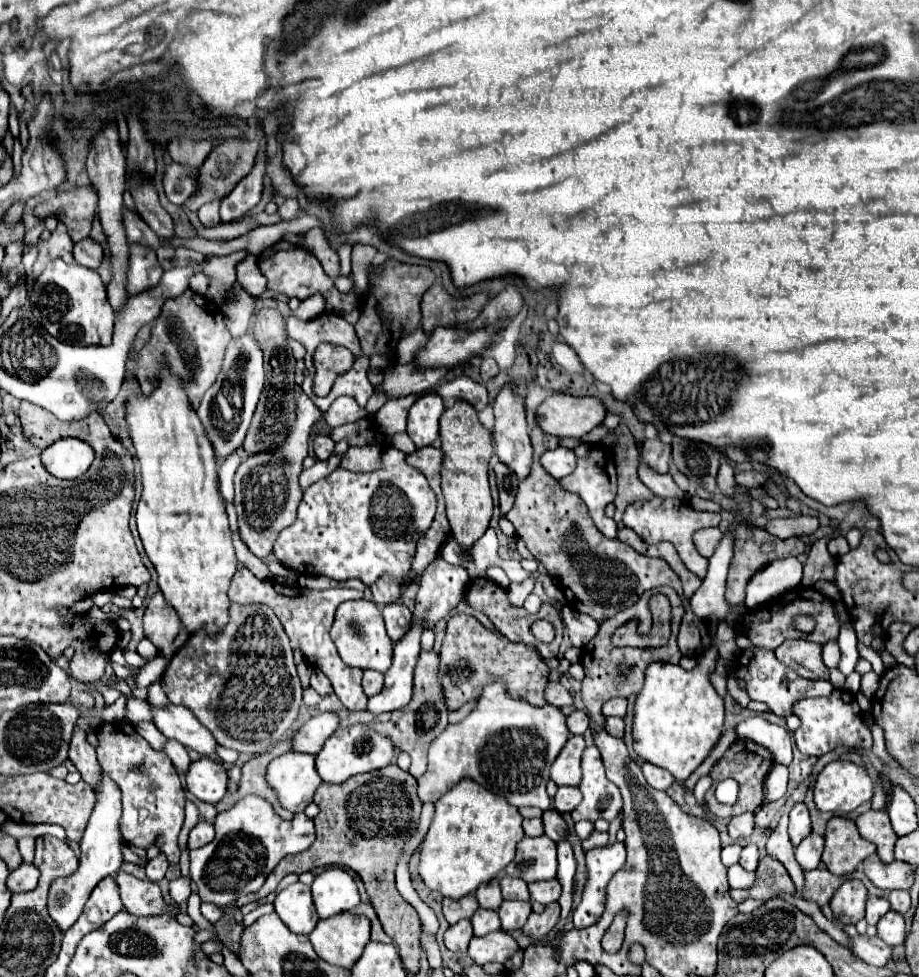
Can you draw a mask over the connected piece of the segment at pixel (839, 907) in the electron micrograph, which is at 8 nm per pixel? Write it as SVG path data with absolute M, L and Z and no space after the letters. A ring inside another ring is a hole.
M851 879L845 881L831 897L831 911L839 923L855 925L859 919L865 917L865 901L867 901L865 885L859 879Z

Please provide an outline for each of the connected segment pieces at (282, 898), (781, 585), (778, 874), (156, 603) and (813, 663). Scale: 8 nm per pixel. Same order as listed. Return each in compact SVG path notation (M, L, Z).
M299 881L295 885L287 885L281 893L277 893L273 905L275 913L293 933L309 935L319 921L311 889Z
M797 557L777 559L769 565L761 567L747 583L747 599L745 605L749 609L761 607L763 603L769 603L771 599L777 599L779 595L791 591L793 587L799 587L803 577L803 565Z
M765 855L759 861L757 867L757 883L749 889L733 889L731 897L741 903L745 899L757 899L757 901L769 901L777 897L779 893L789 893L795 895L795 885L787 873L787 869L773 857Z
M157 591L149 599L149 605L147 605L145 617L143 617L143 627L145 627L145 637L155 643L155 647L159 649L161 655L171 659L171 655L173 655L171 641L181 629L181 619L175 613L175 609L167 603L167 599L161 591Z
M807 639L785 641L775 649L777 659L807 679L829 679L829 669L821 659L821 645Z

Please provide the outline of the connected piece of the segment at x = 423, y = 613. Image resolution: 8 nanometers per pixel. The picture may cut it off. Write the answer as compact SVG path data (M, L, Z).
M439 553L421 575L413 621L425 619L425 627L433 627L463 599L467 585L467 571L459 565L447 563Z

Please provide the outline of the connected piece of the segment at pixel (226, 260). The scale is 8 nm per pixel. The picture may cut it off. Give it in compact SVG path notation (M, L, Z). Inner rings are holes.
M237 251L225 257L211 257L205 263L203 273L213 281L213 287L205 293L207 299L221 304L228 296L233 286L233 271L241 259L245 259L249 253L247 251Z

